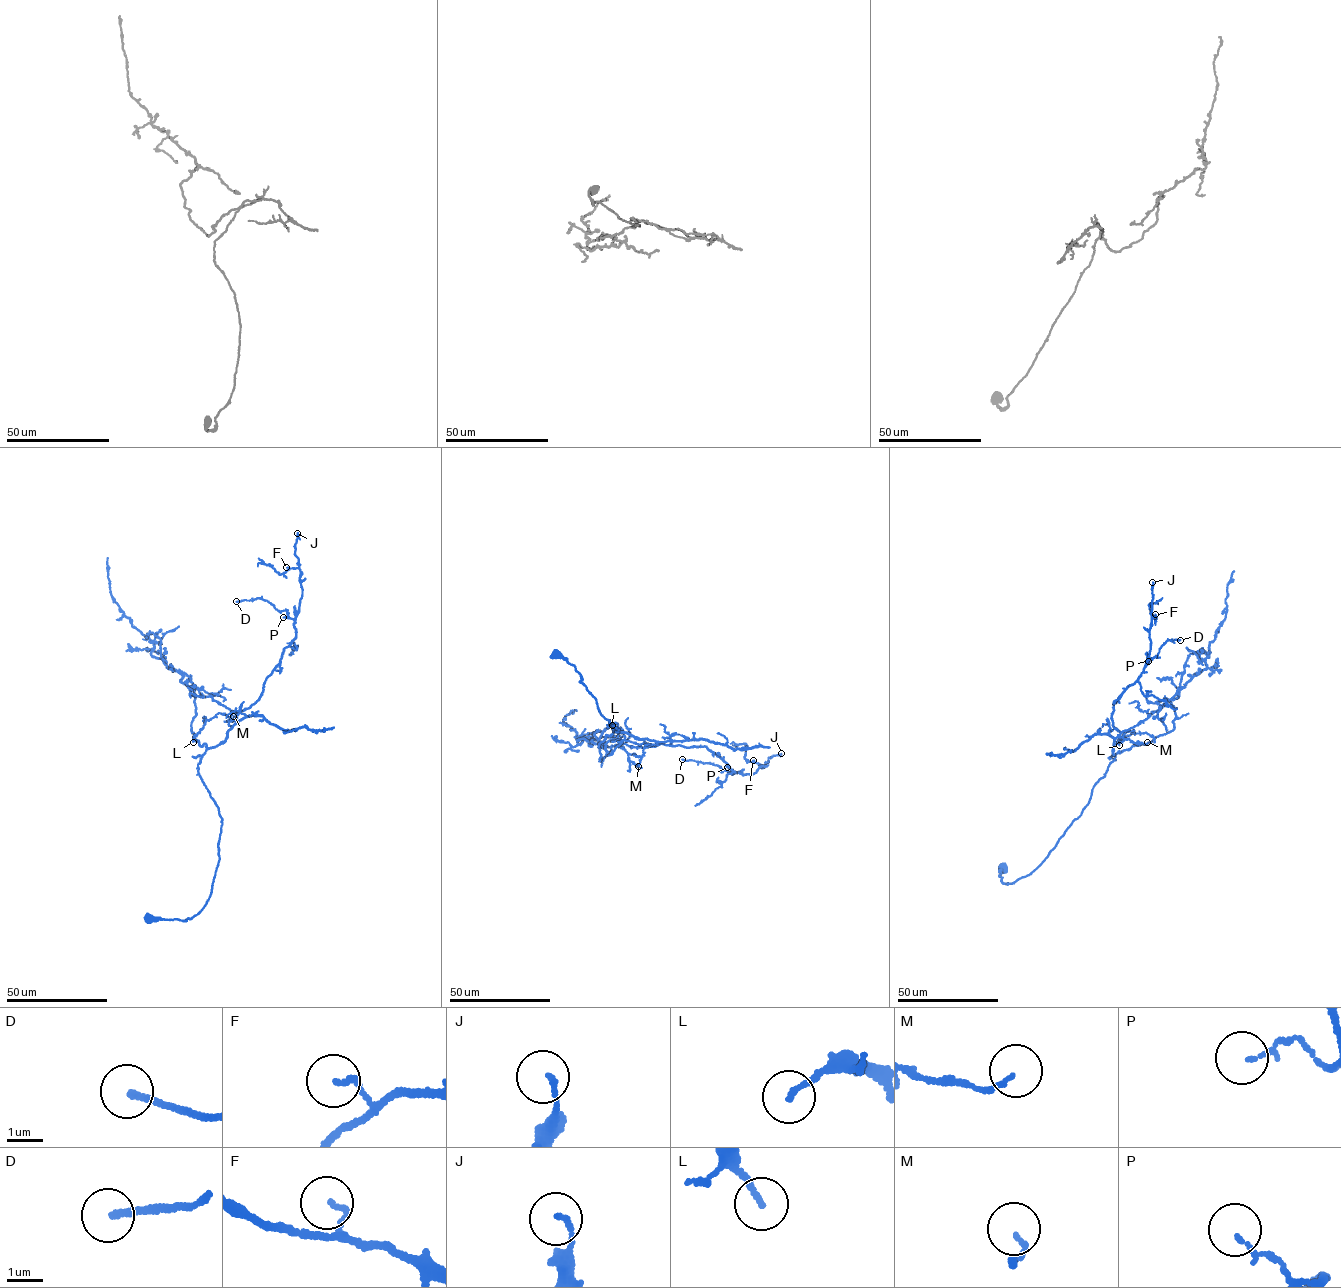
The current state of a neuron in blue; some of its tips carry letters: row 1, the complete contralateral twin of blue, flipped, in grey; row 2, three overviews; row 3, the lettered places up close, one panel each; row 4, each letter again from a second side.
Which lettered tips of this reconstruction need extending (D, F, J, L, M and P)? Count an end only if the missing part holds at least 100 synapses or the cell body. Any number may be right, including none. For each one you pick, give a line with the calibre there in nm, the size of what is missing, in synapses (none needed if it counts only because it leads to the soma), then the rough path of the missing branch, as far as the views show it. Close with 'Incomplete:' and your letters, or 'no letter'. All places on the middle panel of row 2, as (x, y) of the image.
Incomplete: no letter

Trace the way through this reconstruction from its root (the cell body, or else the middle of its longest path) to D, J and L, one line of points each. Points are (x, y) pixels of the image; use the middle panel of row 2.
D: (556, 654), (573, 665), (601, 714), (618, 731), (607, 727), (658, 745), (704, 746), (736, 772), (682, 759)
J: (556, 654), (579, 673), (579, 682), (616, 732), (607, 727), (658, 745), (704, 746), (743, 775), (781, 753)
L: (556, 654), (573, 665), (601, 714), (618, 731), (607, 727), (656, 742), (625, 740), (617, 724), (612, 725)

